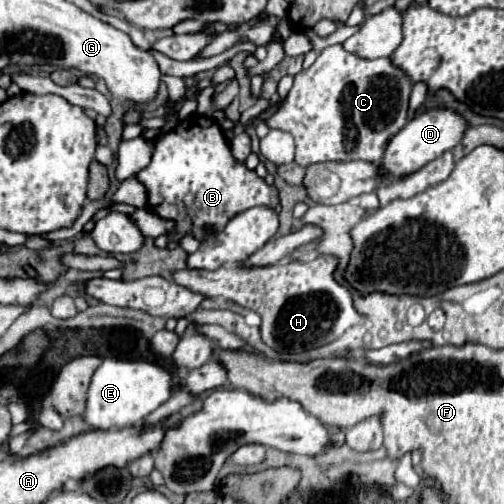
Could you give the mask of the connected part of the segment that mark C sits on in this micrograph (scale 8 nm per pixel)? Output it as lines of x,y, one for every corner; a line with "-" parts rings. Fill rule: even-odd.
342,45
326,47
312,67
294,75
294,85
278,111
264,119
270,129
282,129
294,137
296,163
308,167
322,161
370,161
380,163
388,141
408,121
410,79
388,59
358,59

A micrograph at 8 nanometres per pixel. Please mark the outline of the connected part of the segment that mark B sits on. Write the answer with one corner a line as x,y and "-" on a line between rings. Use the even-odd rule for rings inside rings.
192,113
190,117
182,119
174,129
162,133
154,141
152,161
148,167
144,167
142,171
136,173
136,179
146,187
148,209
162,219
174,221
174,229
166,233
168,249
176,249
180,239
186,235
192,235
192,237
204,241
210,235
208,229
212,229
212,235
220,233
232,217
236,217
238,213
242,213
250,207
256,207
256,205
276,207
280,203
276,185
268,185
262,177
256,175
256,171
248,169
244,161
238,161
230,151
230,143
224,137
222,127
212,117
204,117
198,113

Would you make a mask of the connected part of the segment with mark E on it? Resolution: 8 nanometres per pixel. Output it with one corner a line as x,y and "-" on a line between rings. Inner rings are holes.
106,357
102,359
102,363
98,365
90,379
86,391
84,421
92,429
120,429
138,425
144,421
148,413
152,413
156,407
170,399
172,389
174,389
172,375
156,363

